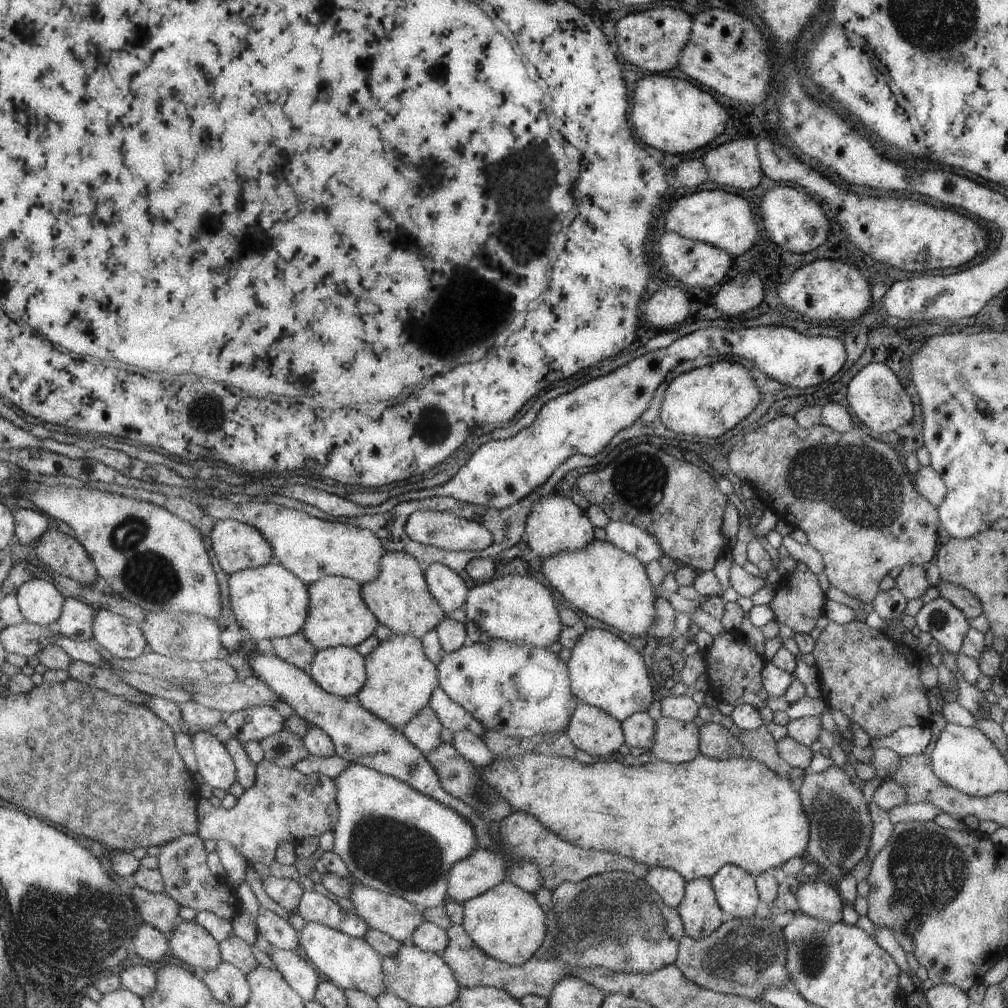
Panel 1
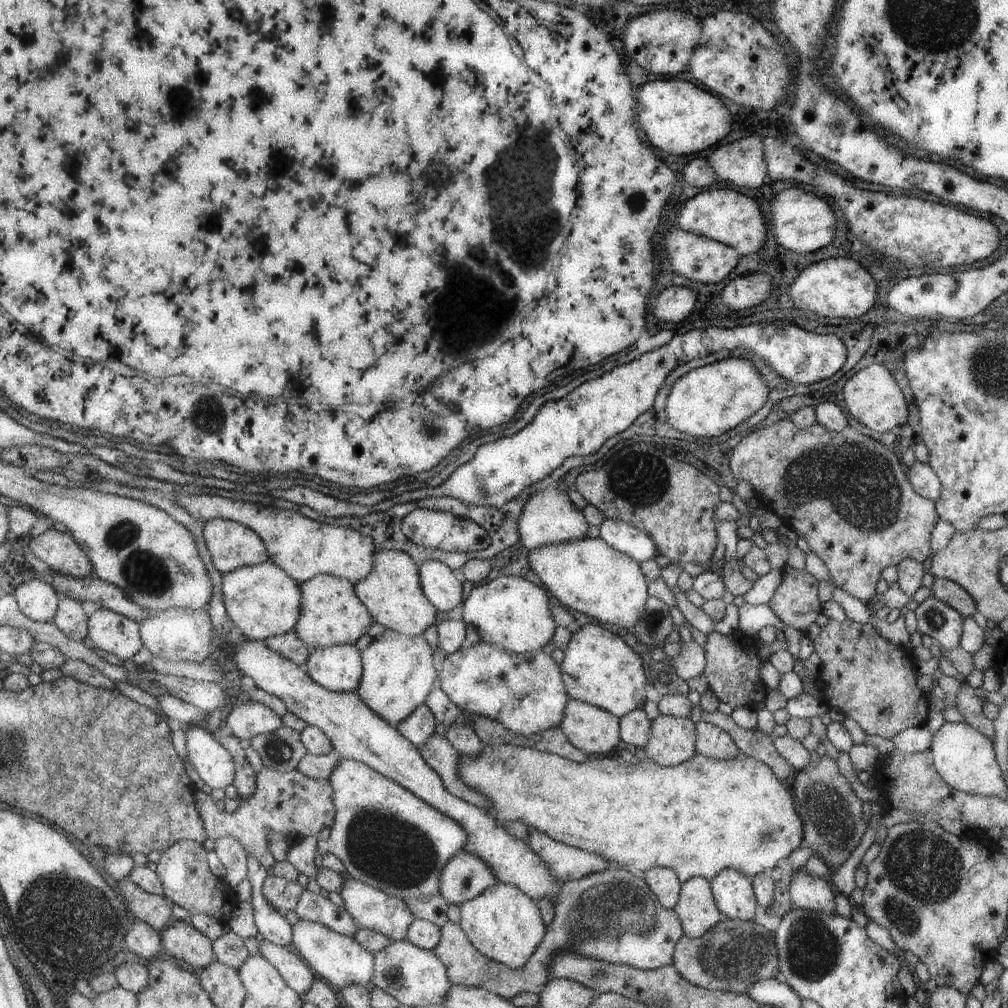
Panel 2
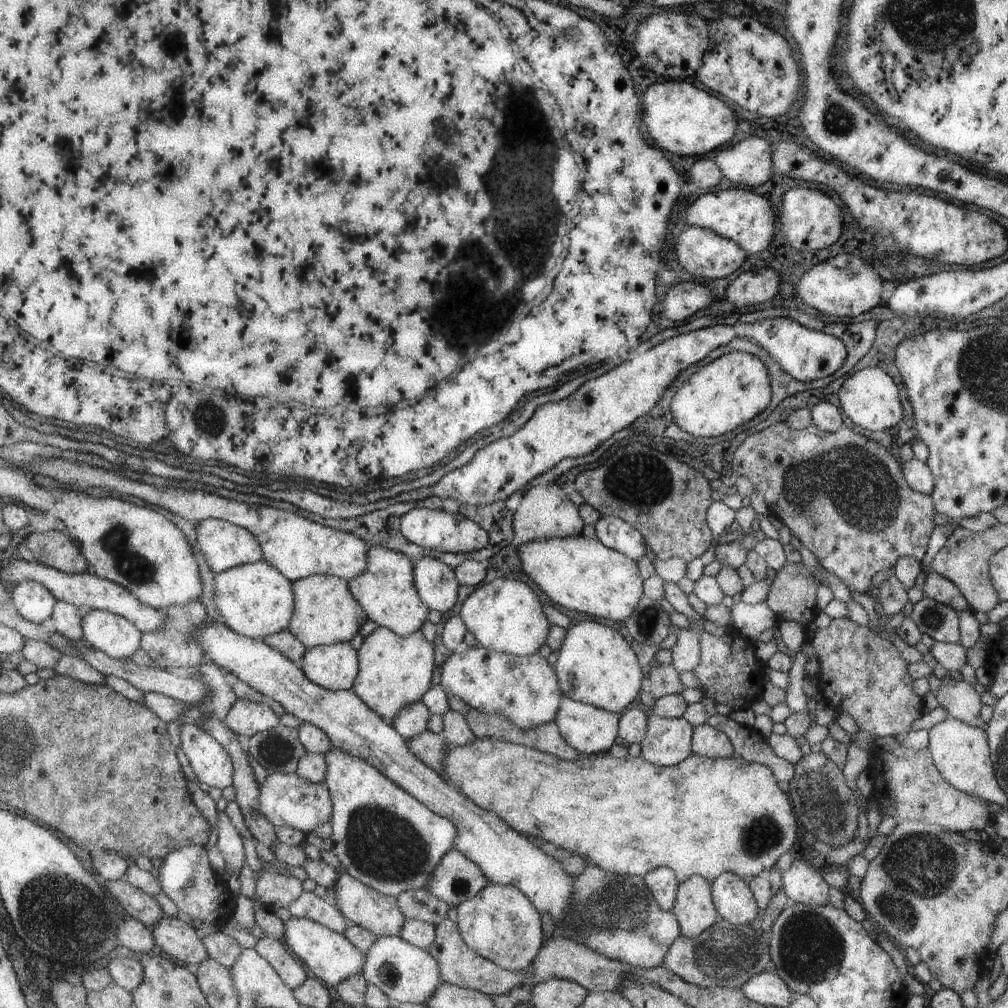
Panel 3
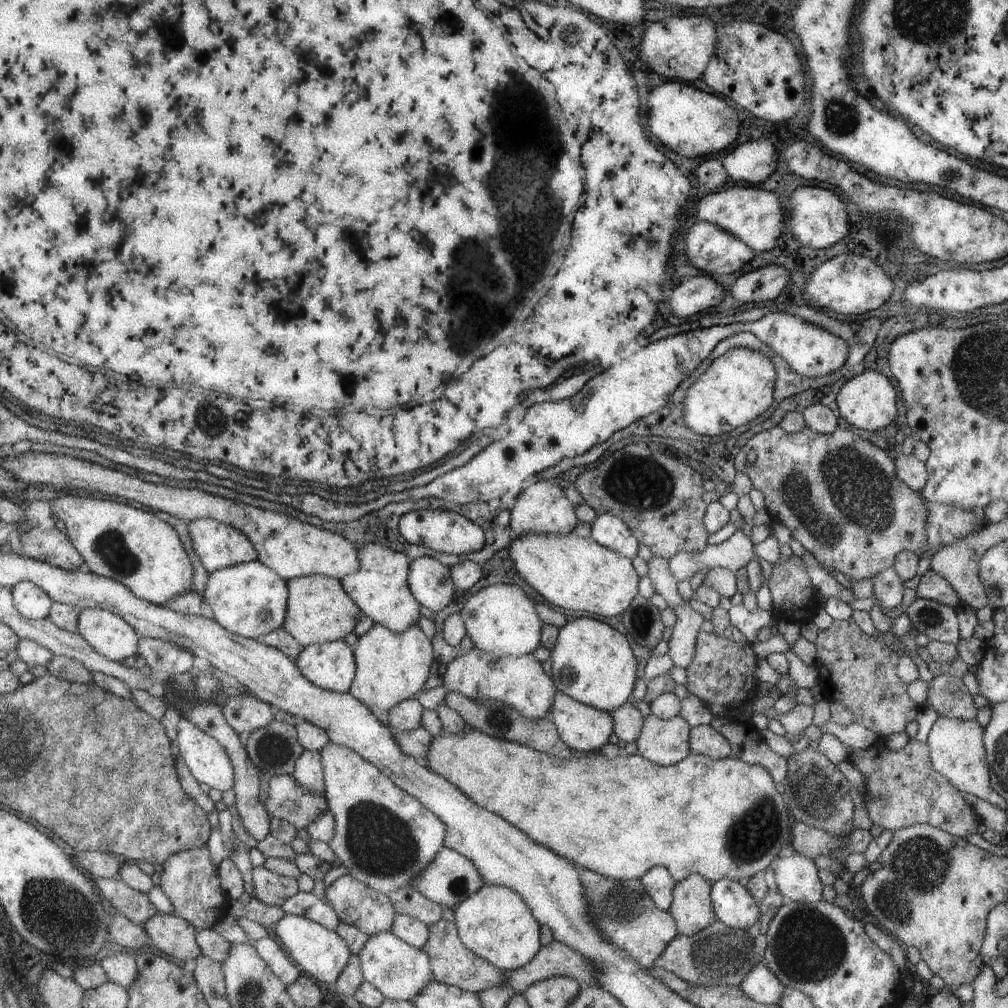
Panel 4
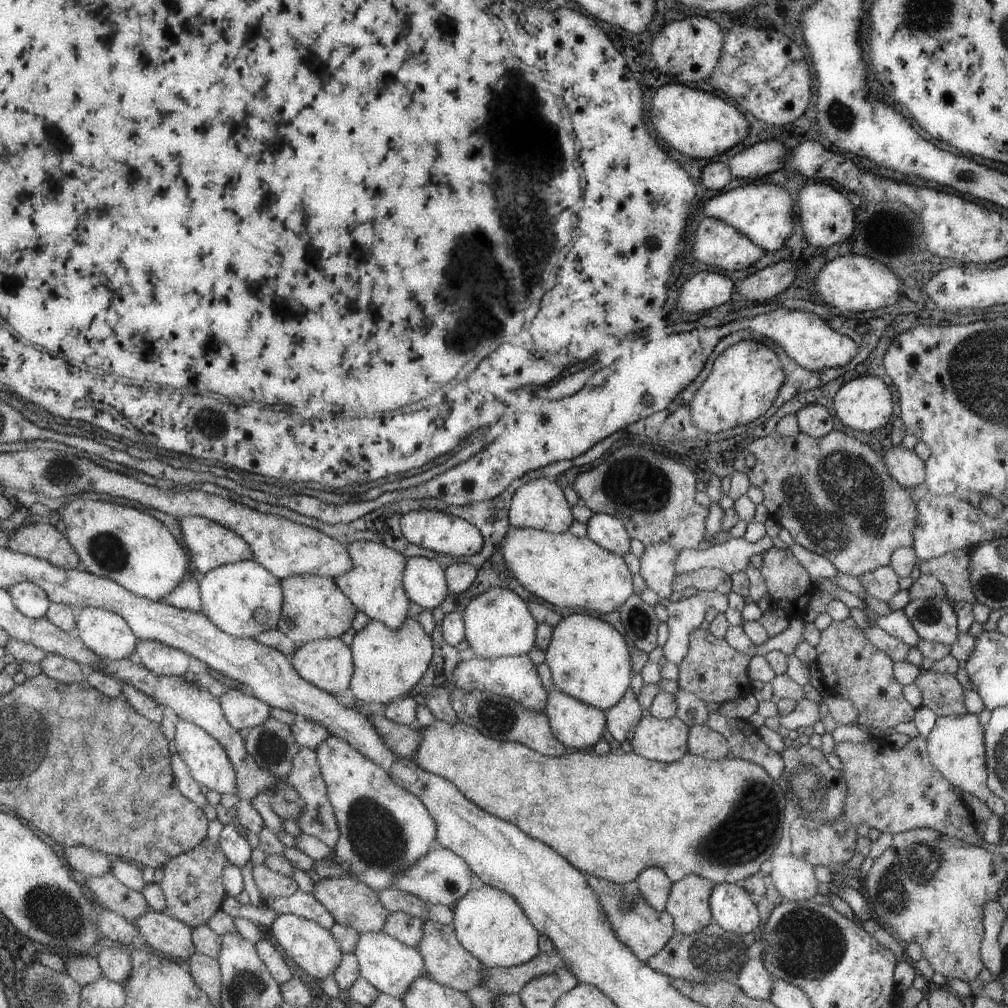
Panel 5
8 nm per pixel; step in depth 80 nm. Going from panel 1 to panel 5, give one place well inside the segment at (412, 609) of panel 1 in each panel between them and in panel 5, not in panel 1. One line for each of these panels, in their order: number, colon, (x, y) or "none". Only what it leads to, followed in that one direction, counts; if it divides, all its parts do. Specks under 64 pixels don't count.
2: (391, 593)
3: (384, 590)
4: (378, 586)
5: (373, 585)

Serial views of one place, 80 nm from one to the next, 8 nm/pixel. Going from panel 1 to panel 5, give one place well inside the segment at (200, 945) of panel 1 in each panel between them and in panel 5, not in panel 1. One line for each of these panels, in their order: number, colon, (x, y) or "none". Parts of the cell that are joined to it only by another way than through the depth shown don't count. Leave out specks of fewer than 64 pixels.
2: (179, 939)
3: (175, 936)
4: (170, 934)
5: (162, 932)

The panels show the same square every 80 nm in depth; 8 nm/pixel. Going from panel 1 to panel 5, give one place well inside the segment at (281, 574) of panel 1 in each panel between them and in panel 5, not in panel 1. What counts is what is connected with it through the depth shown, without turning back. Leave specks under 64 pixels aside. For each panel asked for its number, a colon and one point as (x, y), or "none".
2: (261, 600)
3: (255, 600)
4: (248, 599)
5: (242, 599)

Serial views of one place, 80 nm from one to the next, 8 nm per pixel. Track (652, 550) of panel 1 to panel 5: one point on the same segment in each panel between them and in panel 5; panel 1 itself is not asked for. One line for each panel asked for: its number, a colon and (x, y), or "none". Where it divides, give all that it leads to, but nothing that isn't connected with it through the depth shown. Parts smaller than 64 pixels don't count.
2: (626, 539)
3: (614, 533)
4: (609, 531)
5: (606, 531)

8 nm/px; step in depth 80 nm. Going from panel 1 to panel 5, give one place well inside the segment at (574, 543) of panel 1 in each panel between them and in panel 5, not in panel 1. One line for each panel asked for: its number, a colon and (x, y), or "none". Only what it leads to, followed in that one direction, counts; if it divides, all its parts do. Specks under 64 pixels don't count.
2: (548, 516)
3: (544, 511)
4: (542, 507)
5: (539, 504)

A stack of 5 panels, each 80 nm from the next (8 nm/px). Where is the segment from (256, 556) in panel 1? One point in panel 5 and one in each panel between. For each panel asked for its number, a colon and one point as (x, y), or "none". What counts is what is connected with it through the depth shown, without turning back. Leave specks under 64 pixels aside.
2: (230, 545)
3: (223, 545)
4: (217, 545)
5: (208, 545)

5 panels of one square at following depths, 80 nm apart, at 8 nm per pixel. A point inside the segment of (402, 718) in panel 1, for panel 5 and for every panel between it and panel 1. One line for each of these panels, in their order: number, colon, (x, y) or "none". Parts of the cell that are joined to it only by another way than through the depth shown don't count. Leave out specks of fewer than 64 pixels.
2: (397, 673)
3: (393, 671)
4: (389, 667)
5: (387, 663)

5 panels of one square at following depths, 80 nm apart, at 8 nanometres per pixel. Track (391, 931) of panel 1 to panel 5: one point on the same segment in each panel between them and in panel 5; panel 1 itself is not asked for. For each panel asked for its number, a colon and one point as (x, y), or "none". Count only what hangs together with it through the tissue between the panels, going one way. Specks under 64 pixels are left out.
2: (370, 908)
3: (360, 905)
4: (356, 904)
5: (351, 903)

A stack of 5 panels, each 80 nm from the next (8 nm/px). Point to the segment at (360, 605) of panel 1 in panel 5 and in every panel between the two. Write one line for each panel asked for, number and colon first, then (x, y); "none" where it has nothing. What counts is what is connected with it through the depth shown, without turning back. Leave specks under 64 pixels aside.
2: (330, 614)
3: (323, 611)
4: (318, 610)
5: (313, 608)

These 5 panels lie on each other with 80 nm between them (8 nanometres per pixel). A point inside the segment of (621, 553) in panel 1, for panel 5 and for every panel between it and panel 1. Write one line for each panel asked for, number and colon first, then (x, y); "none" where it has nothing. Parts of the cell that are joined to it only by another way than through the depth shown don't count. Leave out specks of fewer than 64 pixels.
2: (587, 575)
3: (578, 573)
4: (574, 573)
5: (568, 572)

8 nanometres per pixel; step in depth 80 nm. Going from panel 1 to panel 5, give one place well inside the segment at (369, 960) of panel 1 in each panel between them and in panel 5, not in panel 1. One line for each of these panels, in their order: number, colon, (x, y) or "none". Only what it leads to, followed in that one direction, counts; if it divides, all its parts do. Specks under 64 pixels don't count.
2: (337, 959)
3: (328, 956)
4: (319, 952)
5: (311, 950)

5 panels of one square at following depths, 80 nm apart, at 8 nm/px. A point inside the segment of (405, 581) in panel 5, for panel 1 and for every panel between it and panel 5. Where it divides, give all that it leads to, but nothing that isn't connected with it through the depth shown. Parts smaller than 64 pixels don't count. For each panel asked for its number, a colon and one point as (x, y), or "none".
1: (448, 588)
2: (440, 585)
3: (435, 584)
4: (428, 580)

